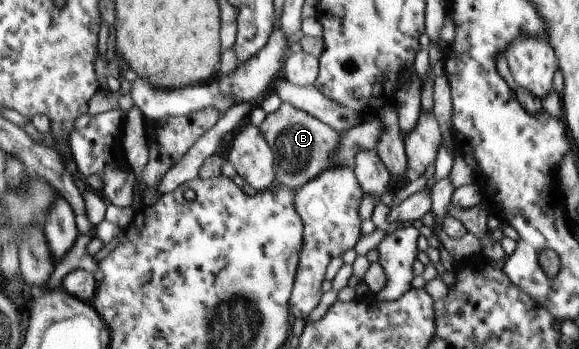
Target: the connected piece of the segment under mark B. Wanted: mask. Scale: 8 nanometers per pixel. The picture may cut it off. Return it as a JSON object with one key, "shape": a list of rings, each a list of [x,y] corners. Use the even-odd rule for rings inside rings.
{"shape":[[[282,102],[277,111],[267,114],[259,127],[276,156],[274,166],[277,185],[288,186],[296,192],[326,170],[338,168],[338,163],[332,160],[332,156],[340,134],[290,102]]]}

